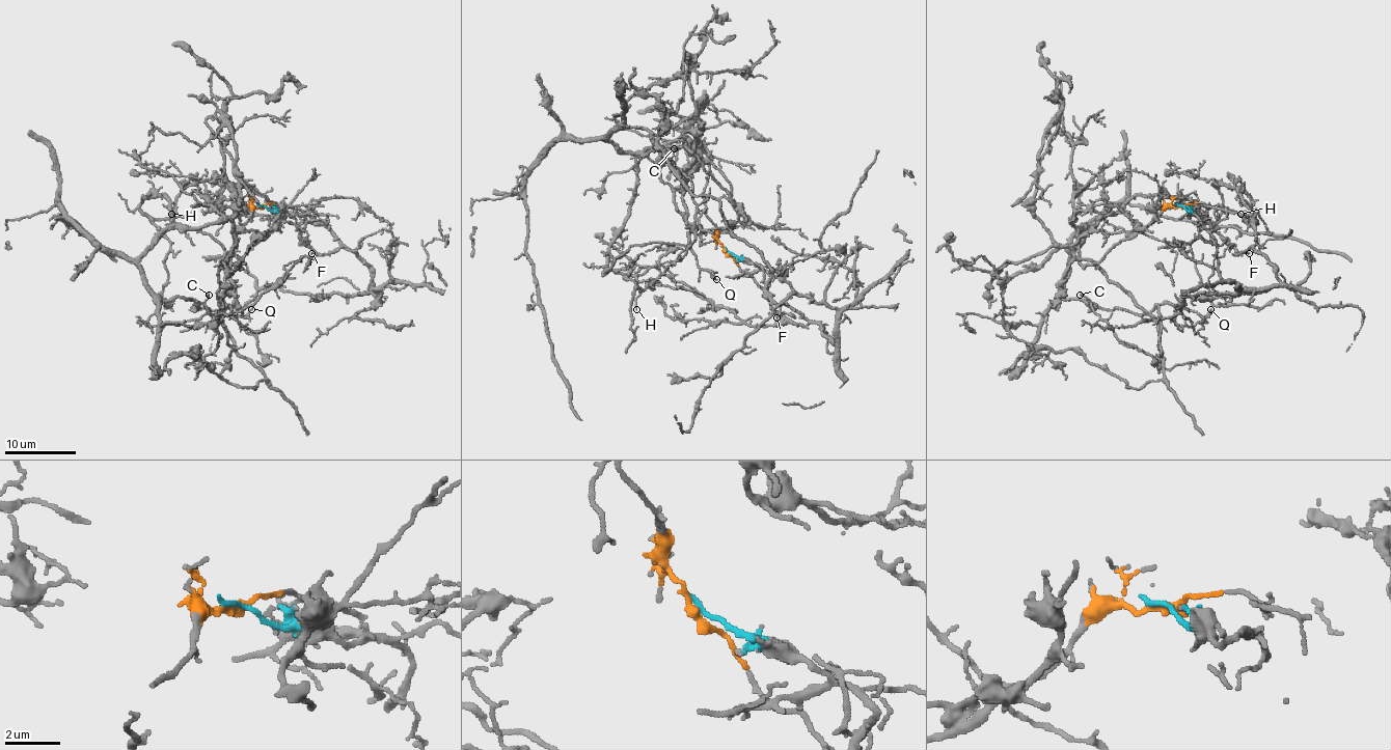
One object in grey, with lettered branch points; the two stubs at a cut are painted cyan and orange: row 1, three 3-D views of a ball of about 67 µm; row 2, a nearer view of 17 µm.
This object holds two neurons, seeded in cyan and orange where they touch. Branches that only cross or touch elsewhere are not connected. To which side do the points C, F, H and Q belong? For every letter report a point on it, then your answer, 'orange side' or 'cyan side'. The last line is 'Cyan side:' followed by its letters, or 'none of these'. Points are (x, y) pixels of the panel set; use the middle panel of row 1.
C: at (674, 148); orange side
F: at (776, 317); cyan side
H: at (636, 309); orange side
Q: at (716, 279); orange side
Cyan side: F

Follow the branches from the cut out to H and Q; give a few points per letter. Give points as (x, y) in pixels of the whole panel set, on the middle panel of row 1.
H: (725, 249), (706, 214), (709, 151), (677, 141), (644, 151), (629, 216), (605, 267), (636, 282), (636, 309)
Q: (725, 249), (706, 214), (706, 148), (623, 151), (605, 138), (651, 134), (697, 265), (716, 279)

